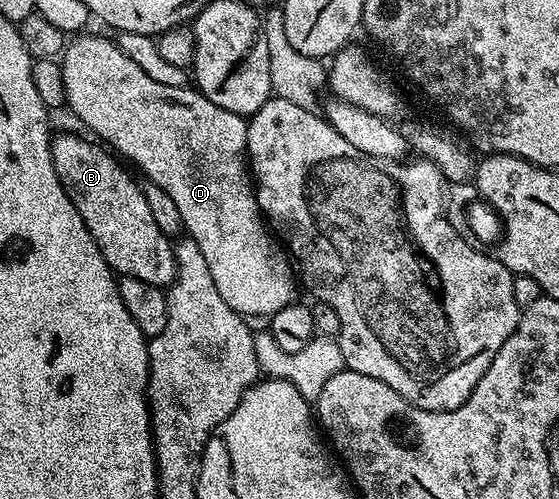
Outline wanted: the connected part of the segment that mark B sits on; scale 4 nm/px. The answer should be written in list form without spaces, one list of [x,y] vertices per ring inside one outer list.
[[[61,133],[58,137],[56,134],[52,138],[51,159],[55,163],[59,183],[63,183],[63,191],[67,191],[71,203],[75,203],[75,211],[79,211],[83,223],[87,223],[87,231],[91,231],[91,239],[99,247],[103,259],[107,259],[114,274],[121,277],[134,277],[141,279],[143,283],[160,287],[172,285],[173,278],[177,275],[175,249],[170,238],[151,216],[151,207],[147,207],[144,188],[133,182],[132,175],[125,171],[126,166],[108,148],[92,140],[89,141],[84,141],[73,133]]]

